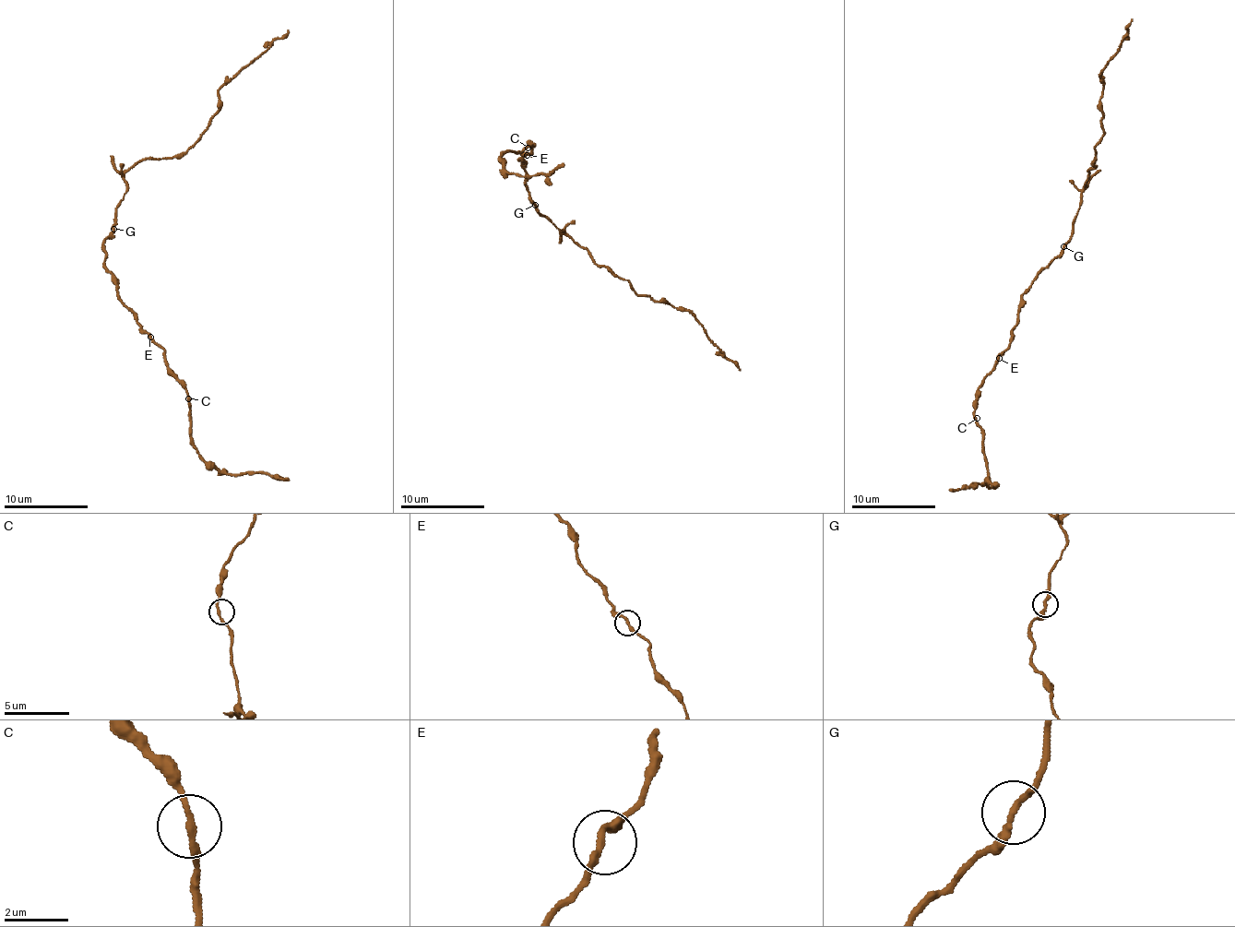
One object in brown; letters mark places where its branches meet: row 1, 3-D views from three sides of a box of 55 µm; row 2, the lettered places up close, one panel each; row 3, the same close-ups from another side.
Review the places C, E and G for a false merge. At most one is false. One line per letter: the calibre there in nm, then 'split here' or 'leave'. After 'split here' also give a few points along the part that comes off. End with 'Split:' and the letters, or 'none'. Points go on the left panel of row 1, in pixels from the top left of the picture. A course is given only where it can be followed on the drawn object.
C: 180 nm thick; leave
E: 200 nm thick; leave
G: 200 nm thick; leave
Split: none

